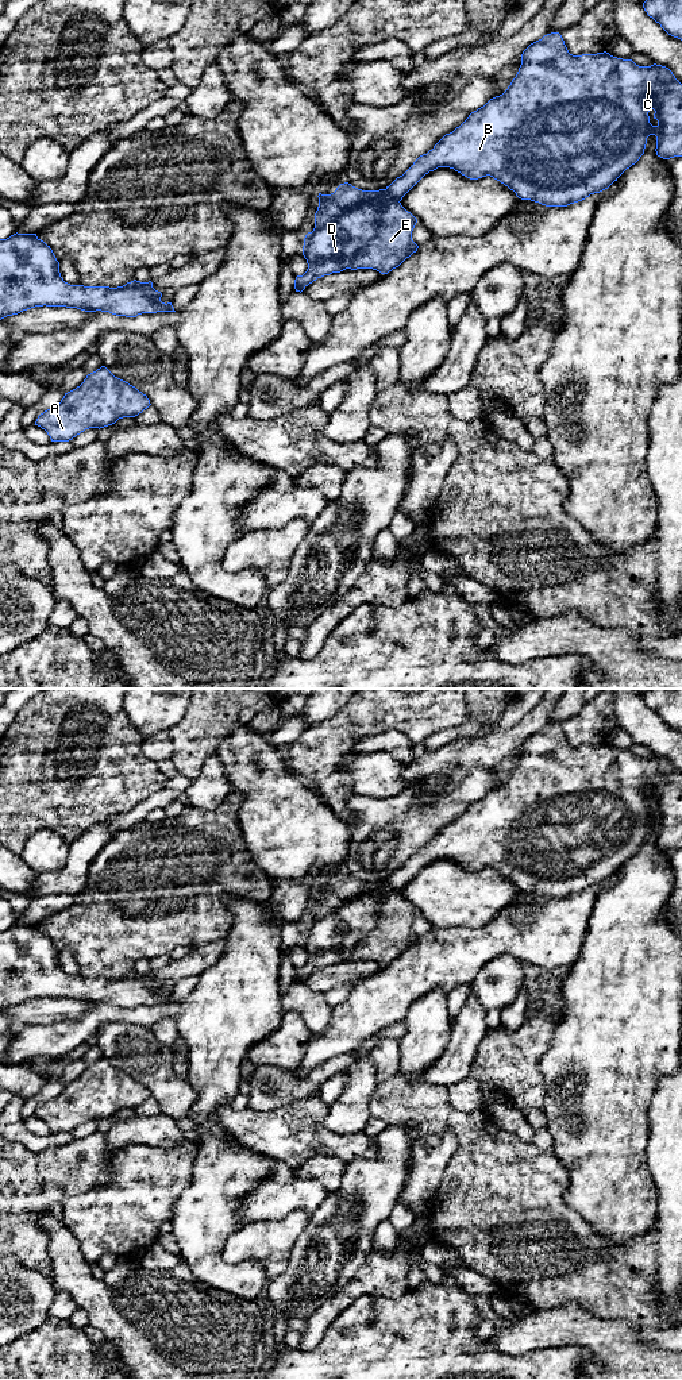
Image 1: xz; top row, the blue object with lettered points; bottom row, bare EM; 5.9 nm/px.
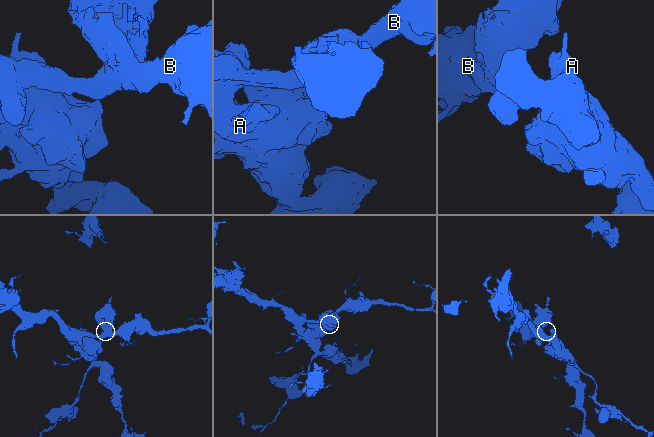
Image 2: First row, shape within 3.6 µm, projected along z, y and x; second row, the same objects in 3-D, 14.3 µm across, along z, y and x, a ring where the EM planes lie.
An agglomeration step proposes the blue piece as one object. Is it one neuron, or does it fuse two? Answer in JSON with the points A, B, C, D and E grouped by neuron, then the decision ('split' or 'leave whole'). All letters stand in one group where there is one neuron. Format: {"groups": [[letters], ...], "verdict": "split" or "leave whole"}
{"groups": [["A", "B", "C", "D"], ["E"]], "verdict": "split"}

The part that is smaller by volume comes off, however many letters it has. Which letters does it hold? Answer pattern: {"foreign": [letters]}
{"foreign": ["E"]}

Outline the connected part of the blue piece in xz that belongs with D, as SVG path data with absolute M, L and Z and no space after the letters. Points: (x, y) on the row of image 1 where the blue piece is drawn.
M551 32L544 35L542 39L531 43L521 54L521 65L516 77L512 80L508 89L493 99L490 99L483 107L471 112L469 117L456 127L452 132L446 134L432 150L427 154L420 155L413 165L400 177L397 177L389 186L385 189L385 194L382 197L375 197L370 201L362 203L357 207L352 207L343 212L335 220L327 223L320 230L315 230L308 232L304 238L303 255L307 259L308 269L303 275L297 275L294 280L296 292L303 292L309 284L321 278L324 275L330 275L332 273L340 273L348 269L352 258L362 250L366 244L369 244L378 232L378 225L381 223L381 213L385 209L389 201L401 201L402 197L429 171L436 170L438 167L450 167L462 176L470 180L478 180L486 176L493 177L500 181L510 190L516 193L516 196L521 200L531 200L539 203L546 207L567 207L570 204L578 203L589 197L590 194L600 193L608 189L617 178L632 165L635 165L640 157L644 154L644 149L647 144L647 138L650 135L656 136L656 155L663 159L670 159L674 157L682 157L682 84L675 78L673 72L662 65L651 65L651 66L639 66L632 59L623 59L610 55L609 53L597 53L597 54L582 54L573 55L569 53L565 41L559 32Z

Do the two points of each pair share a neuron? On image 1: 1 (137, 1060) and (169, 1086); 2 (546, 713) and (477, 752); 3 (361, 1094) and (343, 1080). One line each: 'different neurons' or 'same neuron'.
1: same neuron
2: same neuron
3: different neurons

